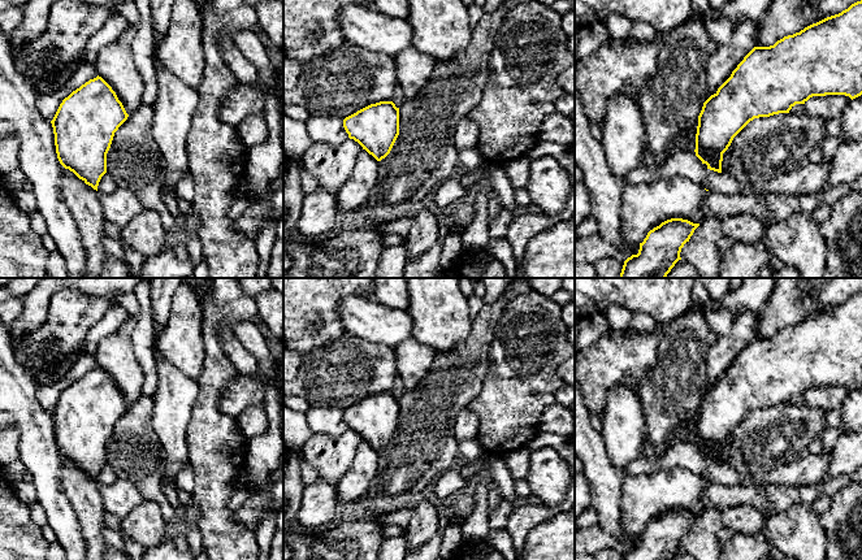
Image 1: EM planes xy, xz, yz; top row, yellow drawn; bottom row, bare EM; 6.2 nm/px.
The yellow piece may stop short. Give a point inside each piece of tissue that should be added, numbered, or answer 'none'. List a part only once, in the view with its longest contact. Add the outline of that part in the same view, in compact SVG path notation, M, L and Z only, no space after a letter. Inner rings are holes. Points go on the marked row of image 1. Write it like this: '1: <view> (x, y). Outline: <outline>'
none

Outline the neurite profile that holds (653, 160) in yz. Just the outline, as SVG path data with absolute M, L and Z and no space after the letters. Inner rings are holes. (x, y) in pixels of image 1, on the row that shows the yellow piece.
M644 149L641 155L641 165L646 165L650 169L658 169L662 166L671 155L668 152L655 153L649 149Z

